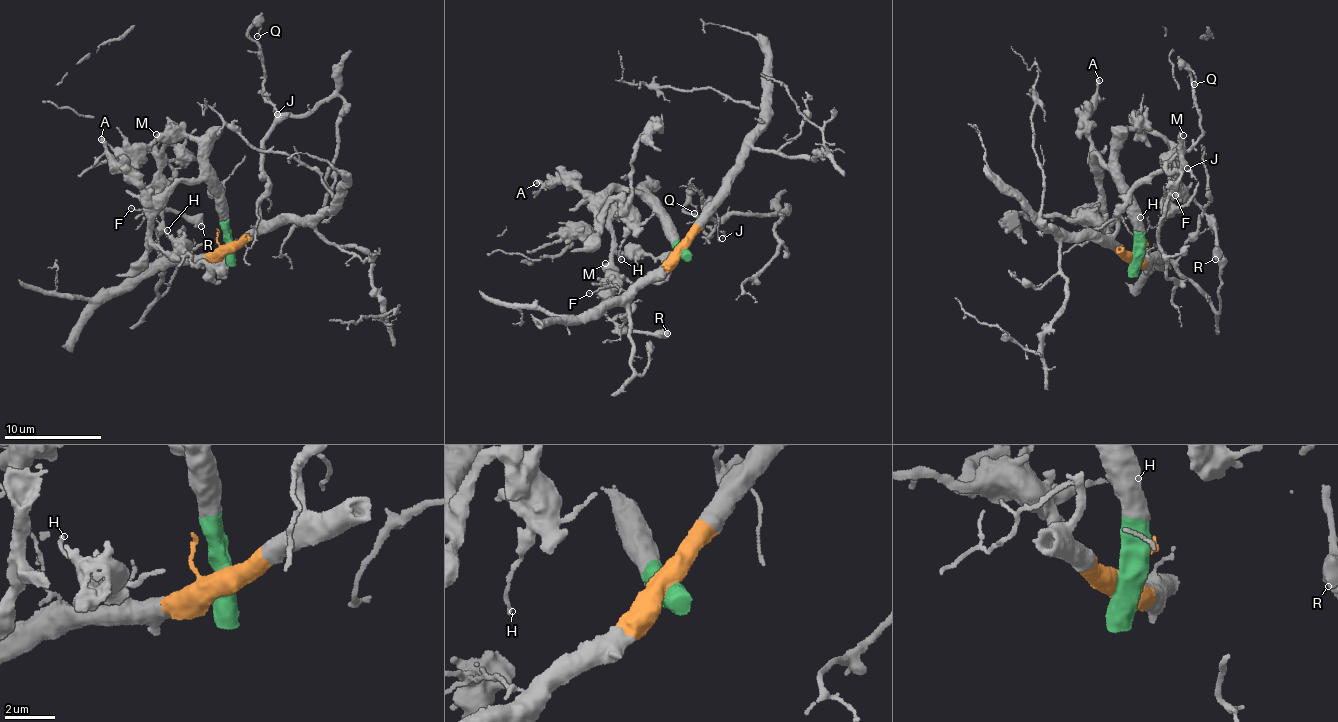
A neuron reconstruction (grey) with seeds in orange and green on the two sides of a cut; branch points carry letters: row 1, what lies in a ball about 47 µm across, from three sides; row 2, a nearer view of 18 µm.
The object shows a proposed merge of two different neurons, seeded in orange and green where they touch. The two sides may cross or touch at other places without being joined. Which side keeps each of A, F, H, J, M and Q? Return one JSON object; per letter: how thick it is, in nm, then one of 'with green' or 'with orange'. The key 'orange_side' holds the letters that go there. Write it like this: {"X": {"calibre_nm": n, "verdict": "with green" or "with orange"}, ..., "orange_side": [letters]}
{"A": {"calibre_nm": 320, "verdict": "with green"}, "F": {"calibre_nm": 110, "verdict": "with orange"}, "H": {"calibre_nm": 140, "verdict": "with green"}, "J": {"calibre_nm": 140, "verdict": "with orange"}, "M": {"calibre_nm": 140, "verdict": "with green"}, "Q": {"calibre_nm": 110, "verdict": "with orange"}, "orange_side": ["F", "J", "Q"]}

